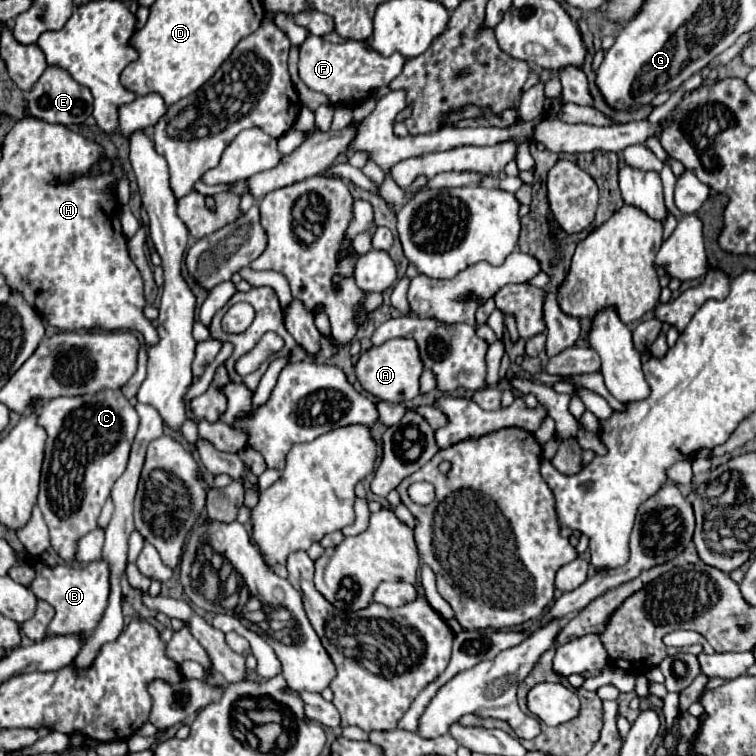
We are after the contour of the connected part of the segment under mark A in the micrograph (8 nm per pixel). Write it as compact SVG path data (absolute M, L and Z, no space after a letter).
M393 338L381 346L371 346L367 352L361 352L355 364L355 376L361 386L373 396L391 402L391 404L407 404L419 396L419 376L423 372L423 364L419 360L417 344L405 338Z

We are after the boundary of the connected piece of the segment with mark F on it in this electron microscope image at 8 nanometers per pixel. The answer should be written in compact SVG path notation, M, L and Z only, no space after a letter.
M309 34L307 40L299 46L299 78L307 88L323 92L331 98L333 104L355 106L369 98L377 88L387 86L397 74L401 74L407 58L401 54L381 56L379 52L365 50L362 41L348 40L334 44L323 40L321 36Z

